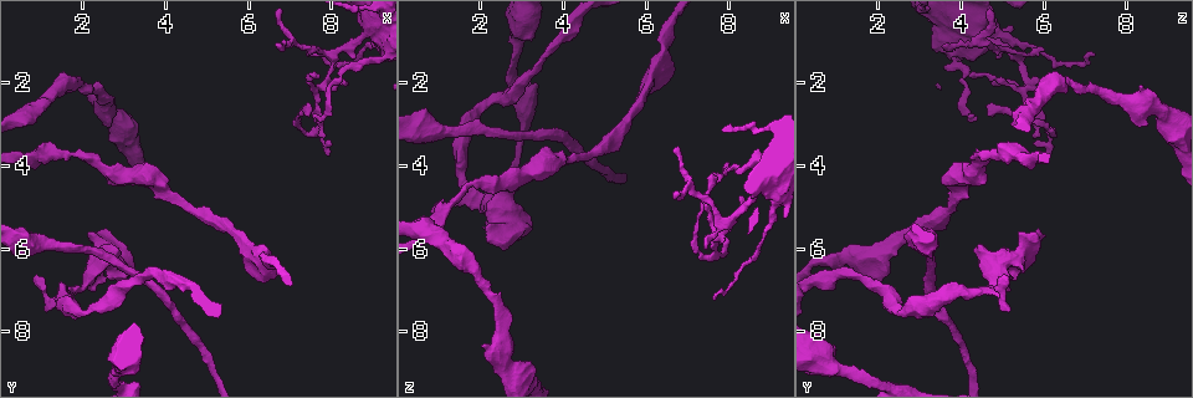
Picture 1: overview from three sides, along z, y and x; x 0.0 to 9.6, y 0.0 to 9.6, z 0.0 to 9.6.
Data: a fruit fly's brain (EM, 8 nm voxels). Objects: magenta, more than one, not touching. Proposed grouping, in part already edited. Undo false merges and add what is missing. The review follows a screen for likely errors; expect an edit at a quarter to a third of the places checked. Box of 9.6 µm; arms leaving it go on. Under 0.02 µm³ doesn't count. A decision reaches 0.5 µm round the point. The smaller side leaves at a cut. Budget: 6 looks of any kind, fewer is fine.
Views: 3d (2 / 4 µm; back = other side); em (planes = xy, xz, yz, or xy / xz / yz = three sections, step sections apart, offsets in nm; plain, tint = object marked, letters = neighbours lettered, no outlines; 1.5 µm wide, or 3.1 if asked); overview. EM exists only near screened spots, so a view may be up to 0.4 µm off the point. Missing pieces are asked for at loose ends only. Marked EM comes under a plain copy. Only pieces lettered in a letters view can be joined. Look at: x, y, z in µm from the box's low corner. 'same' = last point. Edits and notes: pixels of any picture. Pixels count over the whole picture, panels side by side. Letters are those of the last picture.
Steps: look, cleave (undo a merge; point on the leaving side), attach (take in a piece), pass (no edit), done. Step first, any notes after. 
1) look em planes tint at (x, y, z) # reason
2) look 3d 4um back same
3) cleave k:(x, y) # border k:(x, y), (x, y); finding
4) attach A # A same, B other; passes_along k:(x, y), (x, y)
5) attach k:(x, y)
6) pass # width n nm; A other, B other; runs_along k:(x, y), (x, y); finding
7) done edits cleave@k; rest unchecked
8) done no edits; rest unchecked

look 3d 2um back at (1.35, 5.95, 3.10) # sudden change in width

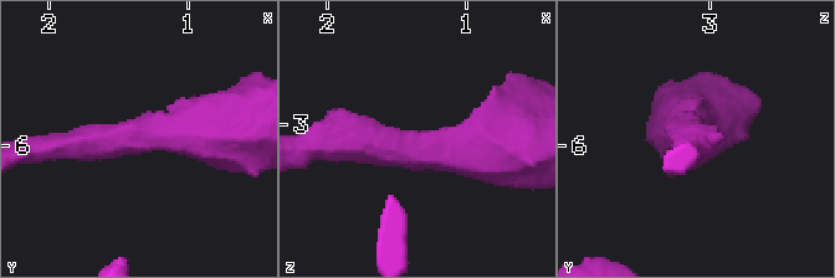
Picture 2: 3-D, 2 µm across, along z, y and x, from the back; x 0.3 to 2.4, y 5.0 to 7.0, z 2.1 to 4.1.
look em xy step 8 tint at (1.36, 5.92, 3.14) # arm_widths 200, 550 nm

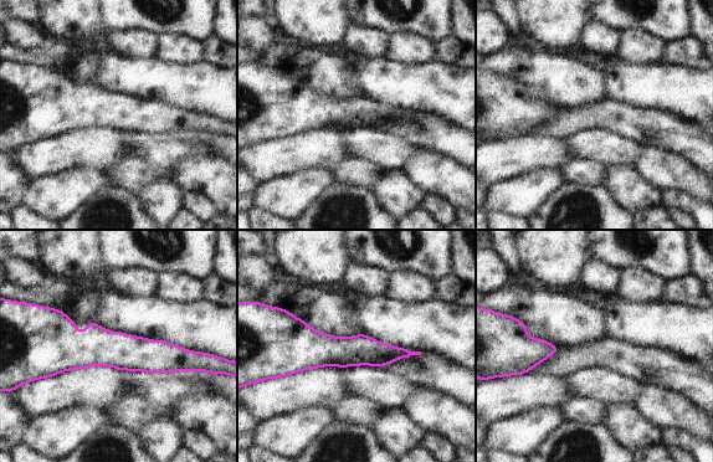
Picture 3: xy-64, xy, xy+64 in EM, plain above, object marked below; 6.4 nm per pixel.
look em planes letters same

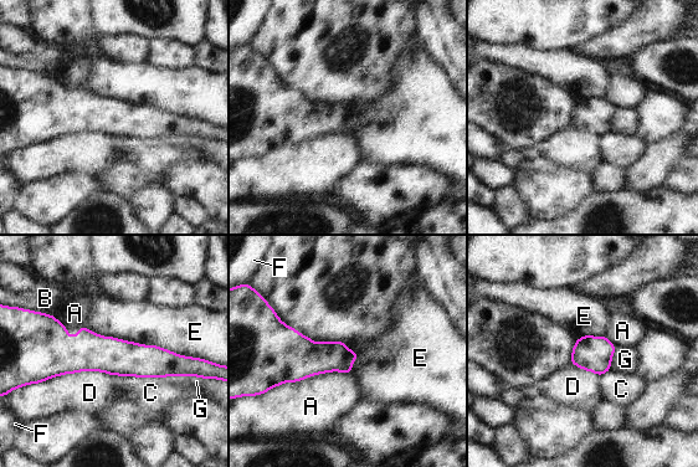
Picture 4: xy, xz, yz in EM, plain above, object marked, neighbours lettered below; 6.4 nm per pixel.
pass # A other, B other, C other, D other, E other, F other, G other; border 4:(117, 375), (75, 371), (29, 384); continuous, no second neuron

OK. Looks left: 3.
look em yz step 8 letters at (0.80, 6.70, 5.20) # thin end

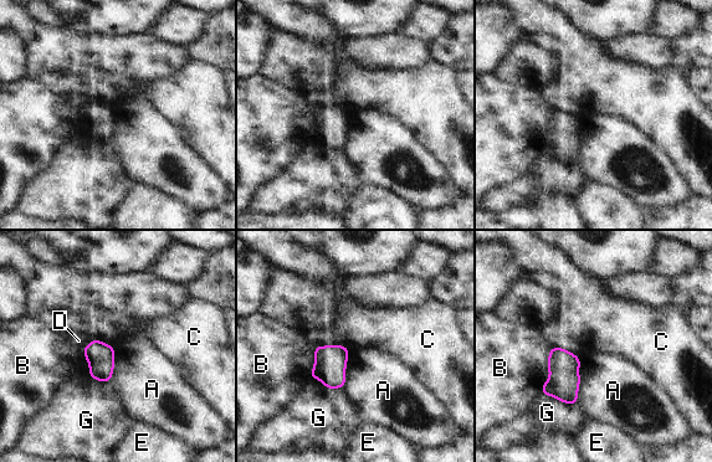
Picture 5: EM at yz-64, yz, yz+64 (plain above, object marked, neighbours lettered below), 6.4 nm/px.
look em planes letters same

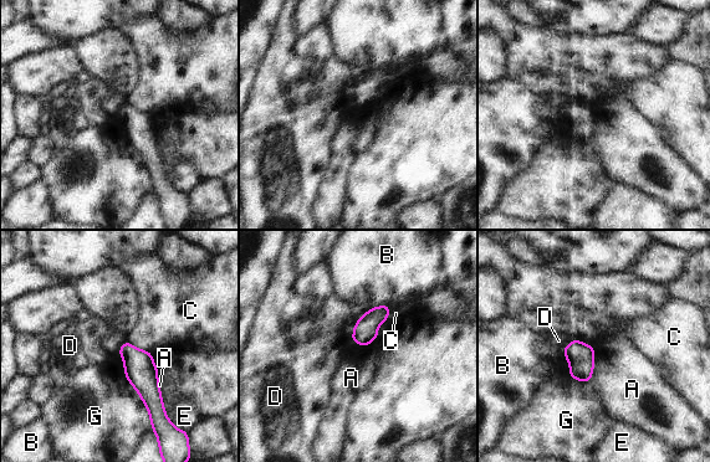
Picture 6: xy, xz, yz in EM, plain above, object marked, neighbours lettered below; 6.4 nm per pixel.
pass # A other, B other, C other, D other, E other, G other; border 6:(594, 354), (593, 374), (590, 379); no lettered piece goes on from it

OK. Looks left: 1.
look em planes letters at (7.70, 1.30, 7.25) # free end

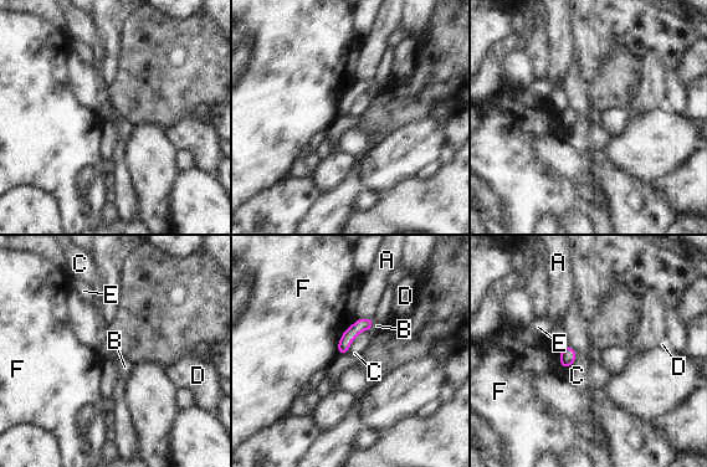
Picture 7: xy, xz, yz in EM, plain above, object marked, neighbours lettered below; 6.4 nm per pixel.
pass # width 80 nm; longest_contact F 260 nm; A other, B other, C other, D other, E other, F other; none of them fits

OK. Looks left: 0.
done no edits; rest unchecked

